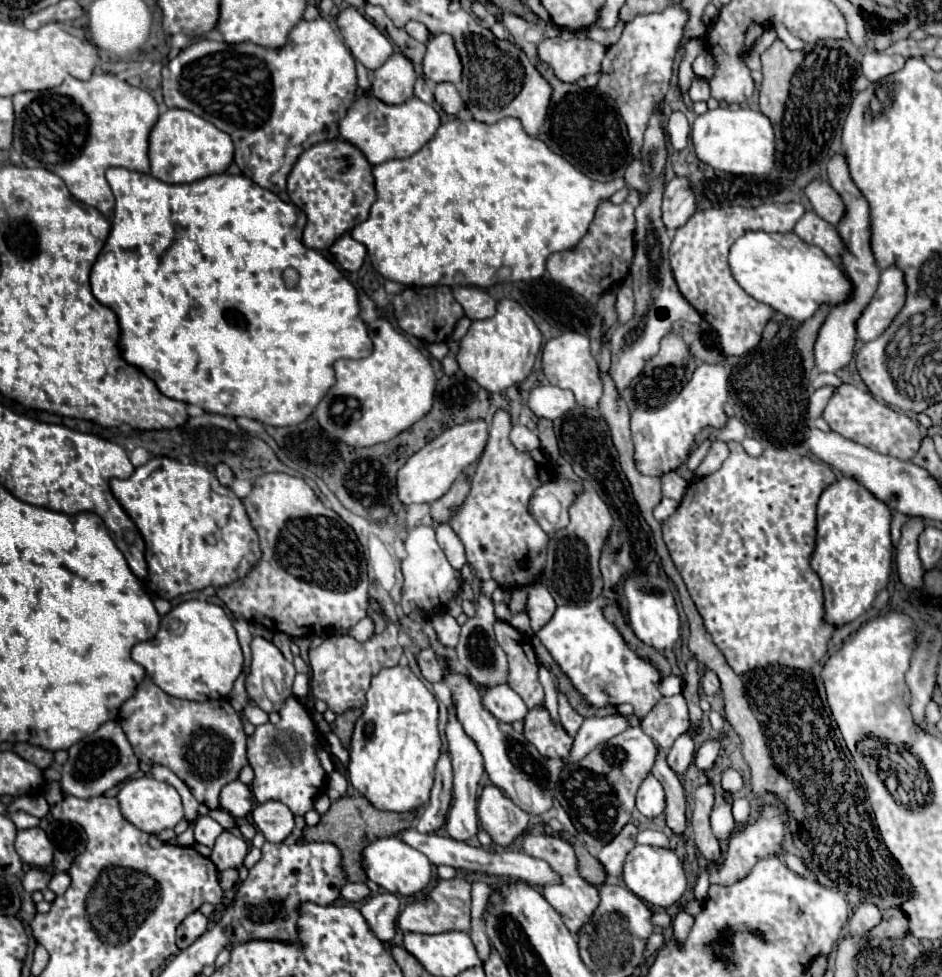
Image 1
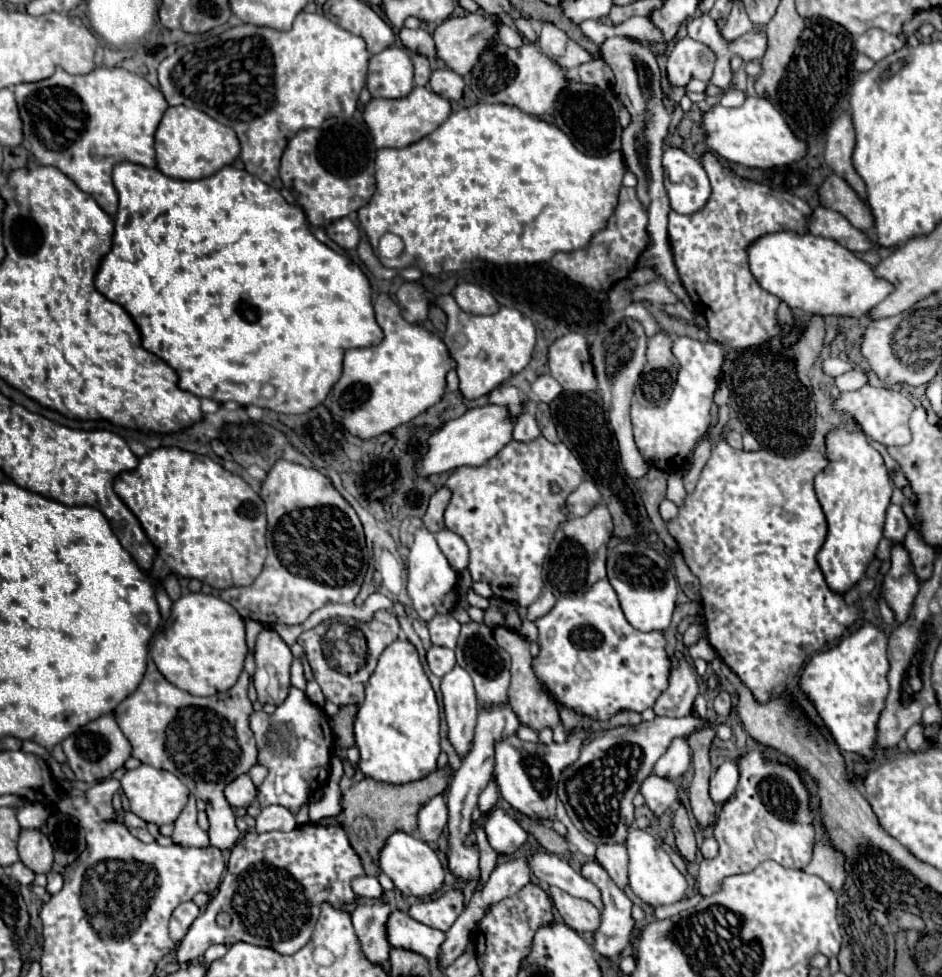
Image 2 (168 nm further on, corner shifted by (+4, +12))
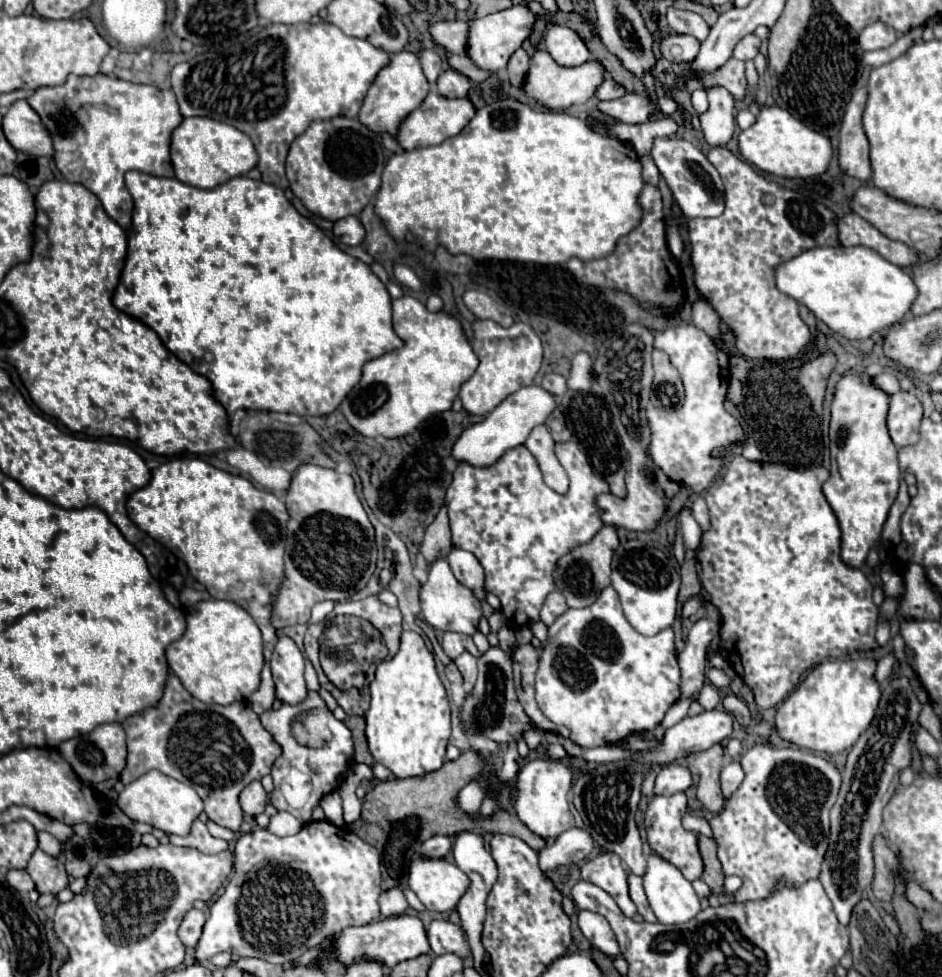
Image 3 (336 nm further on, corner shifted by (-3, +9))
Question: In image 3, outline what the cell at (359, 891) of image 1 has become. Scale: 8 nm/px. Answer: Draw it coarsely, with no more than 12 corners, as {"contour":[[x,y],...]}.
{"contour":[[399,887],[379,895],[381,915],[405,913],[407,903]]}

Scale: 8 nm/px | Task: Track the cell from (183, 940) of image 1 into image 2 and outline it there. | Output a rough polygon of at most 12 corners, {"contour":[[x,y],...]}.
{"contour":[[184,902],[172,912],[170,936],[180,942],[200,910]]}

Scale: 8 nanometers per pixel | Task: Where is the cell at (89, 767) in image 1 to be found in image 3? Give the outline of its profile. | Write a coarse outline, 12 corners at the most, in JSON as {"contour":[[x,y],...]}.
{"contour":[[105,723],[61,743],[59,753],[89,785],[127,765],[125,731]]}

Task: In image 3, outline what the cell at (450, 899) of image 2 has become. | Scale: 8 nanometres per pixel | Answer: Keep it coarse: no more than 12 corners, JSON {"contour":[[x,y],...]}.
{"contour":[[433,919],[427,929],[437,955],[469,955],[461,927]]}

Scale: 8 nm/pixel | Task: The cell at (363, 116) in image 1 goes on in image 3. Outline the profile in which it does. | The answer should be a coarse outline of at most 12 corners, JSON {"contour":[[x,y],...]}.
{"contour":[[429,93],[399,125],[403,149],[439,145],[475,115],[469,99]]}

